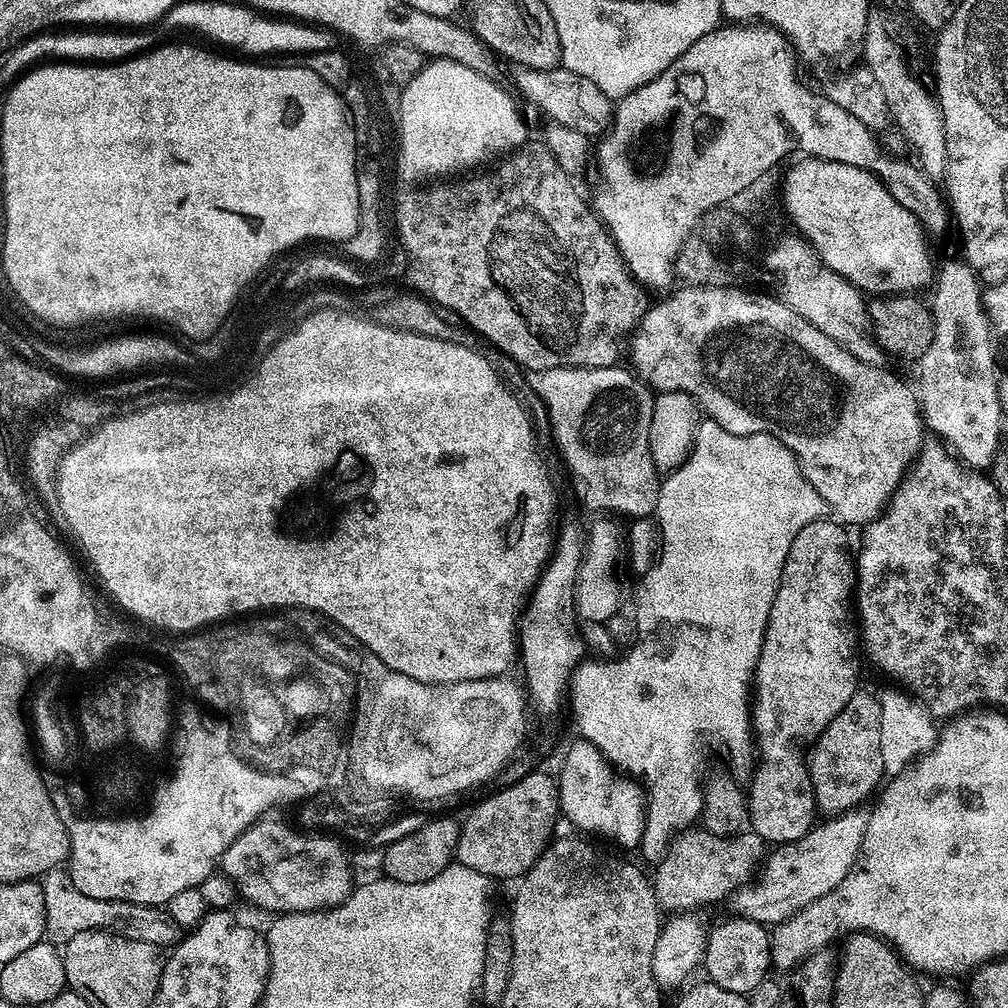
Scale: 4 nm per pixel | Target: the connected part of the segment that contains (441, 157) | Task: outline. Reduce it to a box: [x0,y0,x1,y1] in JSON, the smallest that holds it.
[402,60,529,174]

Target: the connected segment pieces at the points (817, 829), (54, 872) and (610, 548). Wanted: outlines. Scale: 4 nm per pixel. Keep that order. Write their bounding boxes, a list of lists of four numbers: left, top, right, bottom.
[[738,810,865,926],[42,867,182,950],[573,516,628,625]]

